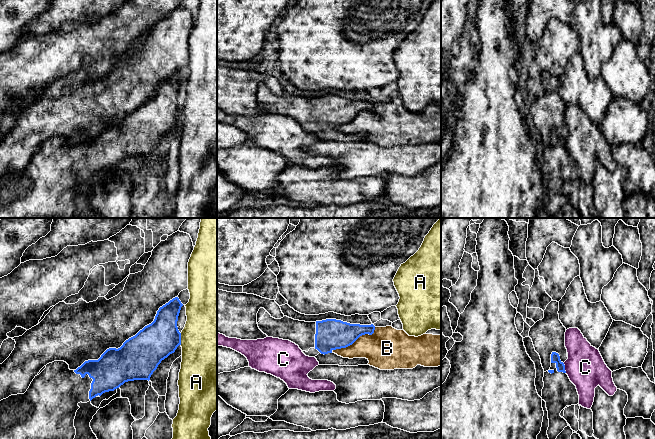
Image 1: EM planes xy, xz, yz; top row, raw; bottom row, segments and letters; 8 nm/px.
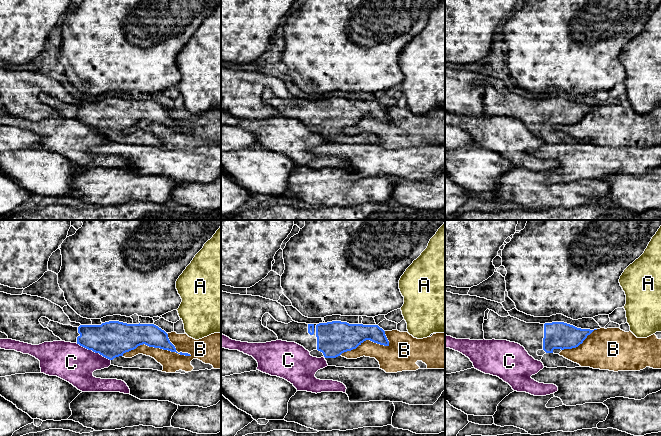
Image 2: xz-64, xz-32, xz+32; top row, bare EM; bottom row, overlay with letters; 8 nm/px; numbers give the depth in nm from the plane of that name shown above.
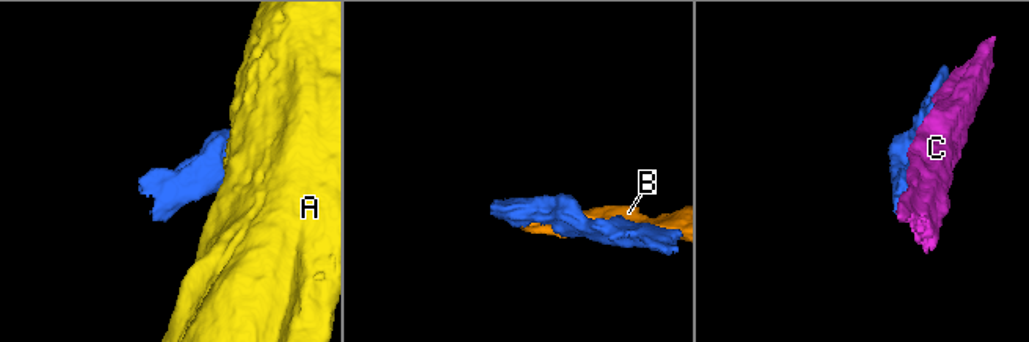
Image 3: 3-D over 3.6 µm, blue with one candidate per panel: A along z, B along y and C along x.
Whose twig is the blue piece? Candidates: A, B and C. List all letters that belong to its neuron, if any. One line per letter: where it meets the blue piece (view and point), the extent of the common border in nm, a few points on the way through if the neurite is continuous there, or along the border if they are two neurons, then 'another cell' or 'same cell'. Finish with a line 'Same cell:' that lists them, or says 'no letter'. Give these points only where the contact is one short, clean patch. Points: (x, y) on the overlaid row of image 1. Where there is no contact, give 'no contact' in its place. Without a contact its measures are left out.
A: meets blue in xy at (180, 339); contact 100 nm long; another cell
B: meets blue in xz at (355, 340); contact 400 nm long; another cell
C: meets blue in yz at (564, 368); contact 80 nm long; another cell
Same cell: no letter

